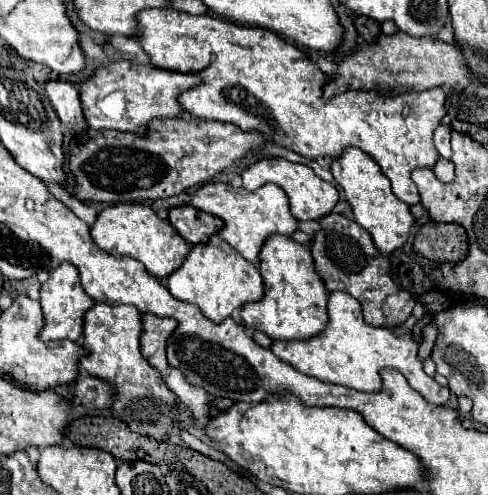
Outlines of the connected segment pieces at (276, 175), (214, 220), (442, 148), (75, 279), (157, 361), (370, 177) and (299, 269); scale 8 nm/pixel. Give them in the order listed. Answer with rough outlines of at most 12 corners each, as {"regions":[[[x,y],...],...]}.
{"regions":[[[260,159],[242,171],[246,191],[282,187],[292,215],[322,219],[338,189],[302,163]],[[192,205],[170,211],[170,223],[190,243],[208,243],[224,221]],[[438,125],[434,131],[434,147],[444,159],[452,157],[452,127]],[[72,263],[58,265],[40,289],[40,339],[78,341],[96,301]],[[142,317],[142,355],[158,371],[168,369],[166,341],[176,319]],[[348,147],[332,161],[354,221],[384,255],[404,247],[410,207],[378,163]],[[308,247],[260,251],[264,297],[240,311],[274,341],[326,329],[328,291]]]}

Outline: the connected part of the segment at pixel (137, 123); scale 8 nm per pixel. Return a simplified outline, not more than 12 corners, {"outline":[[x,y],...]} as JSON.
{"outline":[[116,61],[80,85],[92,129],[148,133],[198,75]]}

